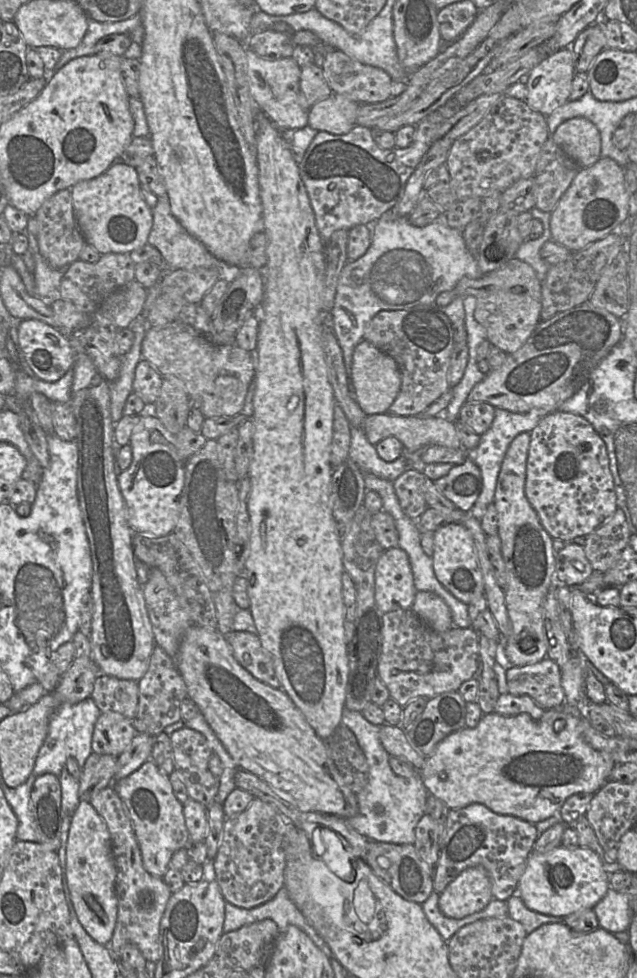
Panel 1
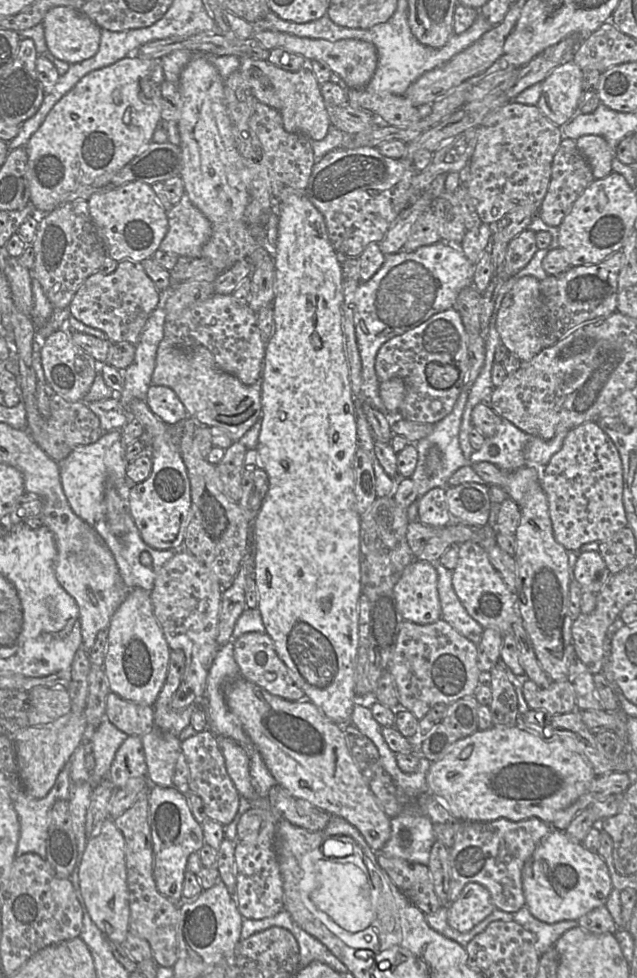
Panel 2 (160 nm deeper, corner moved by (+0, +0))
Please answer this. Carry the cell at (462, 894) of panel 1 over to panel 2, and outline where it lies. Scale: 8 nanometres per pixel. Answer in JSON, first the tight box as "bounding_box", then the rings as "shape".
{"bounding_box":[448,883,496,932],"shape":[[[468,883],[448,907],[448,923],[459,932],[468,932],[496,909],[489,891],[478,883]]]}

